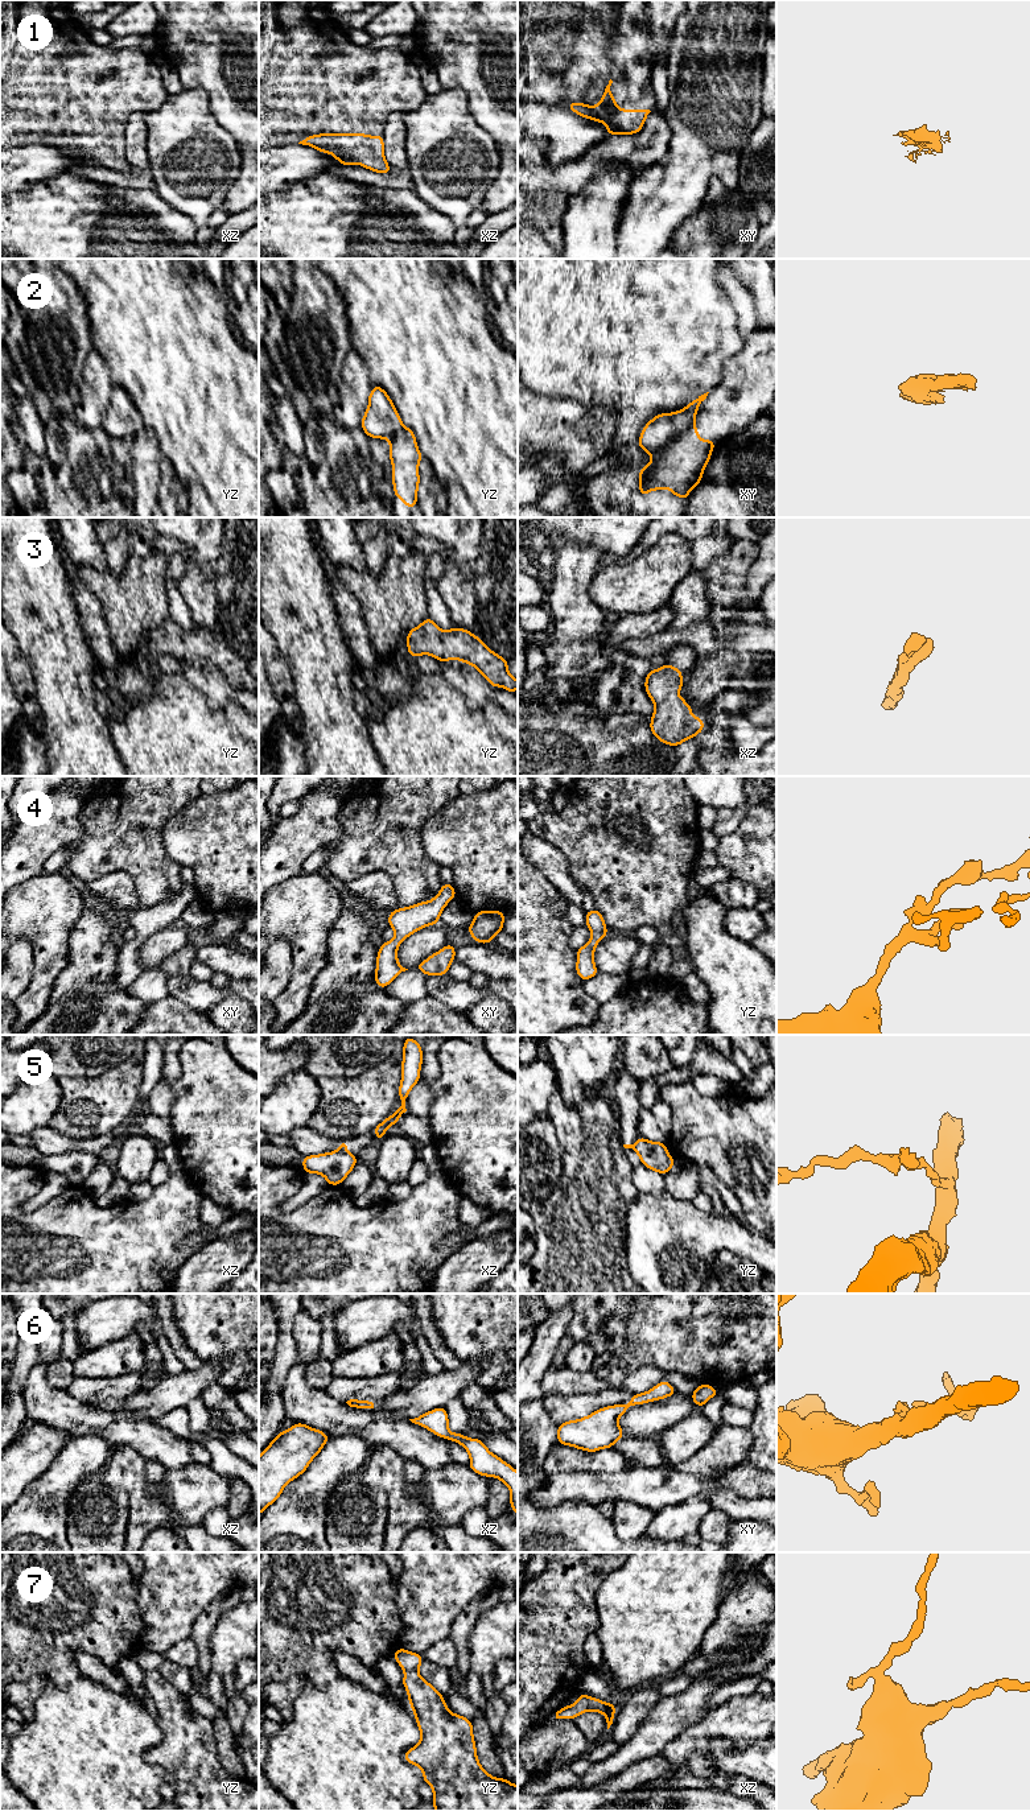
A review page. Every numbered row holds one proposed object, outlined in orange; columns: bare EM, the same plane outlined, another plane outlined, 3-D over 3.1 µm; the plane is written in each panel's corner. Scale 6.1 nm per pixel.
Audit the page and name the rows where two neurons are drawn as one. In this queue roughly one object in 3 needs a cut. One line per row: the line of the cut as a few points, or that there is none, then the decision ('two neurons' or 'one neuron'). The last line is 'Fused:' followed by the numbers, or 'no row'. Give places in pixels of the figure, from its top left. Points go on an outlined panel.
1: cut xy (605, 122), (609, 122), (621, 132); two neurons
2: cut xy (693, 421), (680, 429), (652, 457); two neurons
3: cut none; one neuron
4: cut none; one neuron
5: cut xz (336, 1150), (346, 1152); two neurons
6: cut none; one neuron
7: cut yz (416, 1669), (407, 1669), (404, 1671); two neurons
Fused: 1, 2, 5, 7

